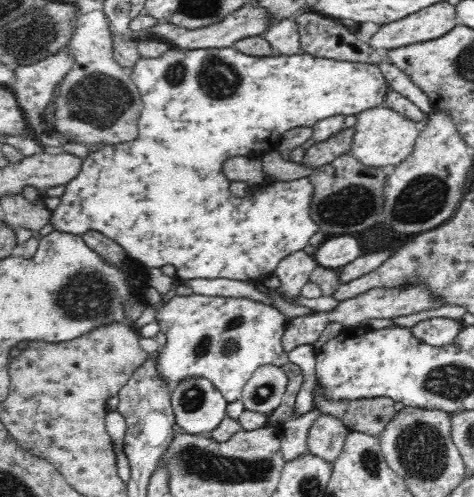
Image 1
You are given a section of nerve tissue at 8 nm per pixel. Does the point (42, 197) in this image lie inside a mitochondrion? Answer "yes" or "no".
no

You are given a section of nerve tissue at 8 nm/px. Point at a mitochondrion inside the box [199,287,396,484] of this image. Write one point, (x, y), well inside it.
(369, 461)

